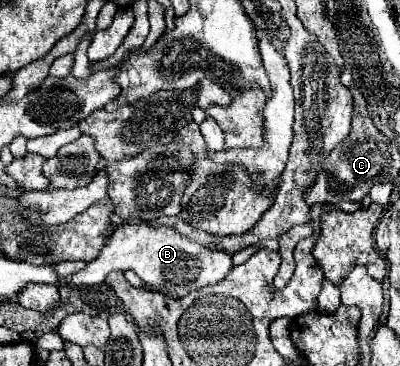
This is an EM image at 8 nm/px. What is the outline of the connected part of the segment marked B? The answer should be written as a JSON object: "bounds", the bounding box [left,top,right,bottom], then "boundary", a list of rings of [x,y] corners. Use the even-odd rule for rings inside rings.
{"bounds":[66,221,232,299],"boundary":[[[132,221],[132,225],[116,229],[102,247],[100,255],[66,281],[68,285],[90,287],[102,283],[104,277],[112,271],[128,269],[132,269],[146,285],[166,293],[166,297],[182,299],[194,289],[224,281],[232,269],[232,255],[224,251],[210,251],[202,245],[196,245],[194,241],[178,235],[178,231],[170,227],[150,227],[146,223]]]}

